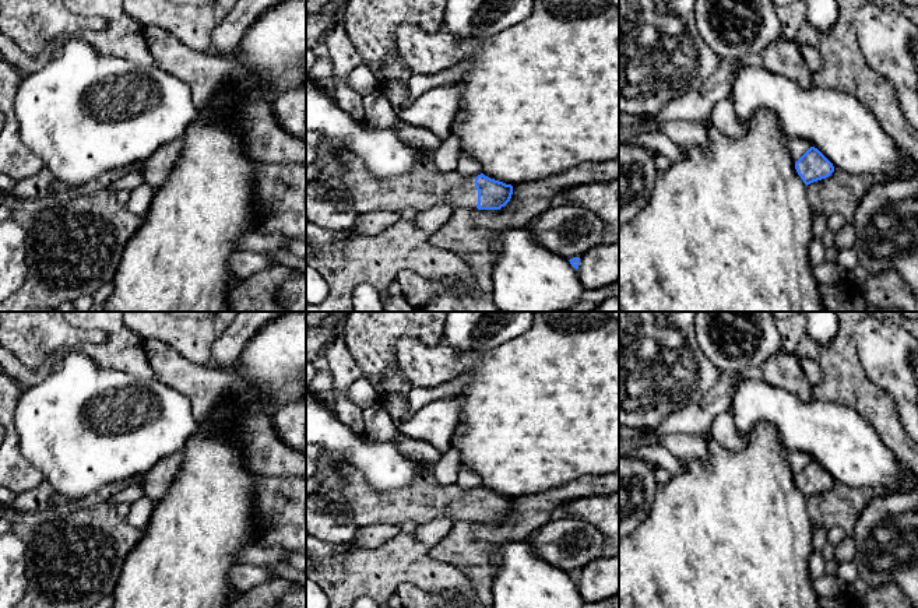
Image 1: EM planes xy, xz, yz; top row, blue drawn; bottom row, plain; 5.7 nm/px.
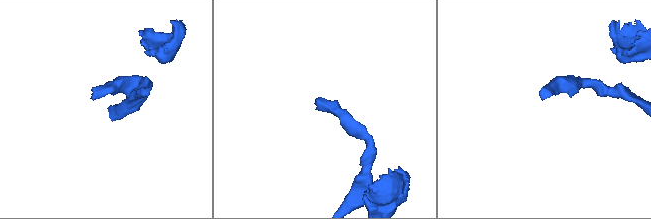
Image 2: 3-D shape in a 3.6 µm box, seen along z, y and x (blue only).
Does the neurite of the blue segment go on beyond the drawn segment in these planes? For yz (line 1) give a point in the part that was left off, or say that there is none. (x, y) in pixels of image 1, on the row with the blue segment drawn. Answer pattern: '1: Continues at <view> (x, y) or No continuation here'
1: No continuation here

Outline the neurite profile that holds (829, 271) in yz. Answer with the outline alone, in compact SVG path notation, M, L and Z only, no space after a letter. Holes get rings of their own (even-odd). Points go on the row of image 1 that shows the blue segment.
M823 261L812 267L812 273L817 284L836 284L845 277L845 273L836 261Z

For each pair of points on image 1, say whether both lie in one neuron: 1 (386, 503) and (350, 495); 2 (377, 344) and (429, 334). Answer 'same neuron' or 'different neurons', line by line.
1: same neuron
2: same neuron

